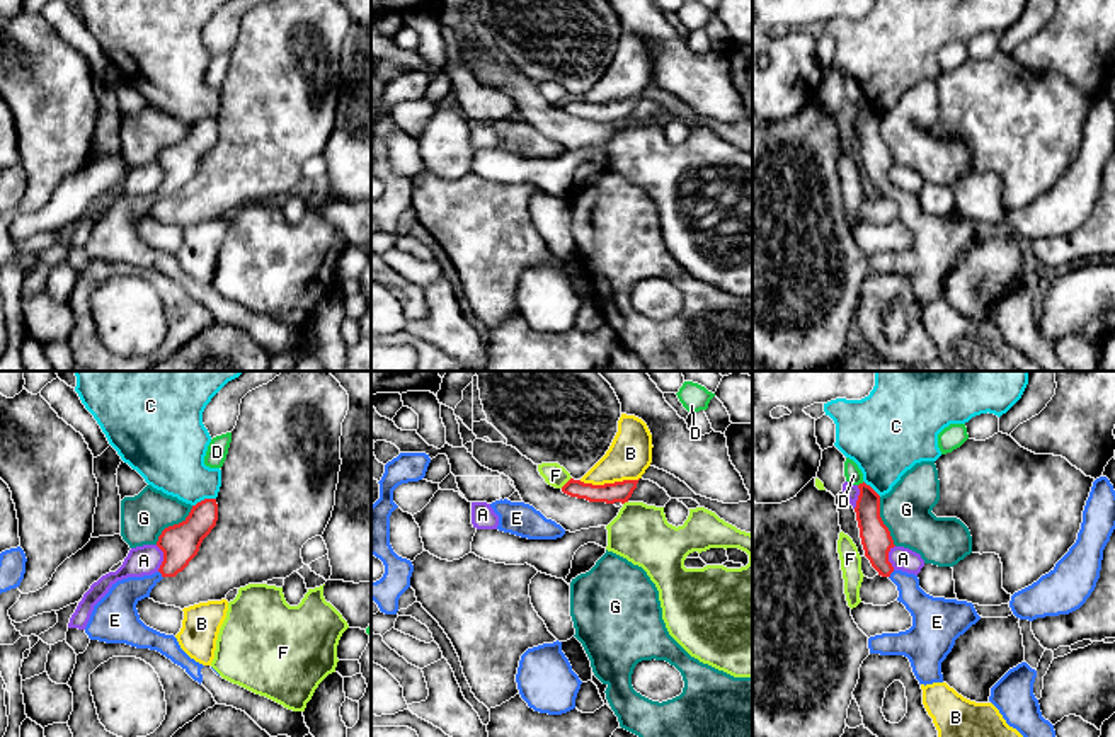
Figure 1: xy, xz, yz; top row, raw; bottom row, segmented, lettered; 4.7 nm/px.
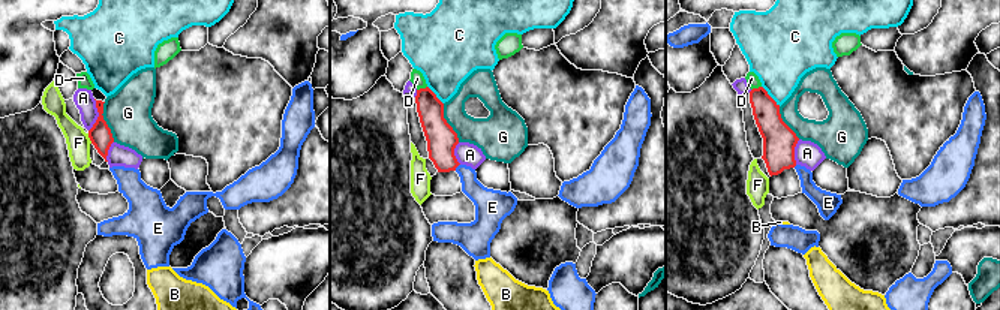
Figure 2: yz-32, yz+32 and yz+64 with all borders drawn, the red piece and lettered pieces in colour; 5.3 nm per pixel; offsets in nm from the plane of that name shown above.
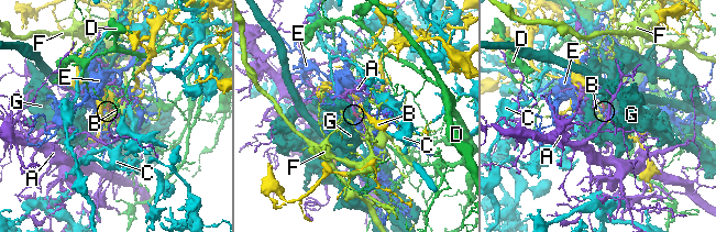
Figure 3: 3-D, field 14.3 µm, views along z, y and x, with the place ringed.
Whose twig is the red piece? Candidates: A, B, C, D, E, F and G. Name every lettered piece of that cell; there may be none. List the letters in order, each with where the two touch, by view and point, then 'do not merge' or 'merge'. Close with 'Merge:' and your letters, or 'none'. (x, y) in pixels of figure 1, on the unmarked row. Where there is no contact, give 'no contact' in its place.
A: xy (164, 177) | do not merge
B: xz (608, 102) | do not merge
C: xy (205, 118) | do not merge
D: yz (860, 102) | do not merge
E: yz (891, 191) | merge
F: xz (567, 101) | do not merge
G: xy (174, 143) | do not merge
Merge: E

